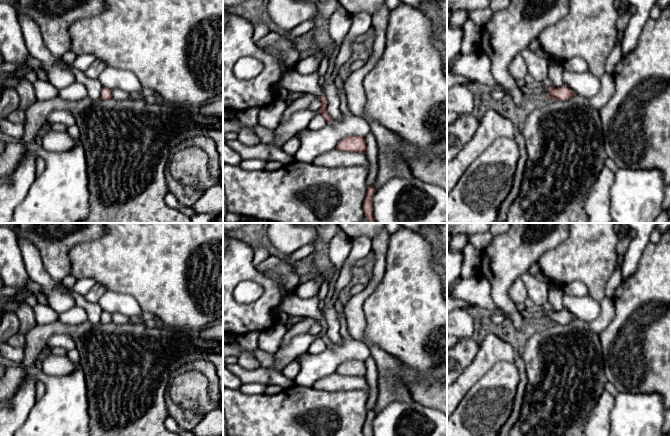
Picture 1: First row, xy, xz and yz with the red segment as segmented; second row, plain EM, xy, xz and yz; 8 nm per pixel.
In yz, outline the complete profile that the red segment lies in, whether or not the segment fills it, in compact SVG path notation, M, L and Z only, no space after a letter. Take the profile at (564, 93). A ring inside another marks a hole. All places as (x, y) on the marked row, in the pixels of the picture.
M551 85L547 87L547 99L566 101L574 95L575 93L567 85L563 85L561 88L554 88Z

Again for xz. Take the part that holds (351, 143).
M348 136L337 143L336 149L366 154L367 146L364 137Z

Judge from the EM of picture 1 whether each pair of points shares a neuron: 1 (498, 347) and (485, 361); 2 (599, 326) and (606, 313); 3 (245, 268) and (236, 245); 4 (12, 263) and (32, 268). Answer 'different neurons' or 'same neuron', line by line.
1: same neuron
2: same neuron
3: same neuron
4: different neurons

